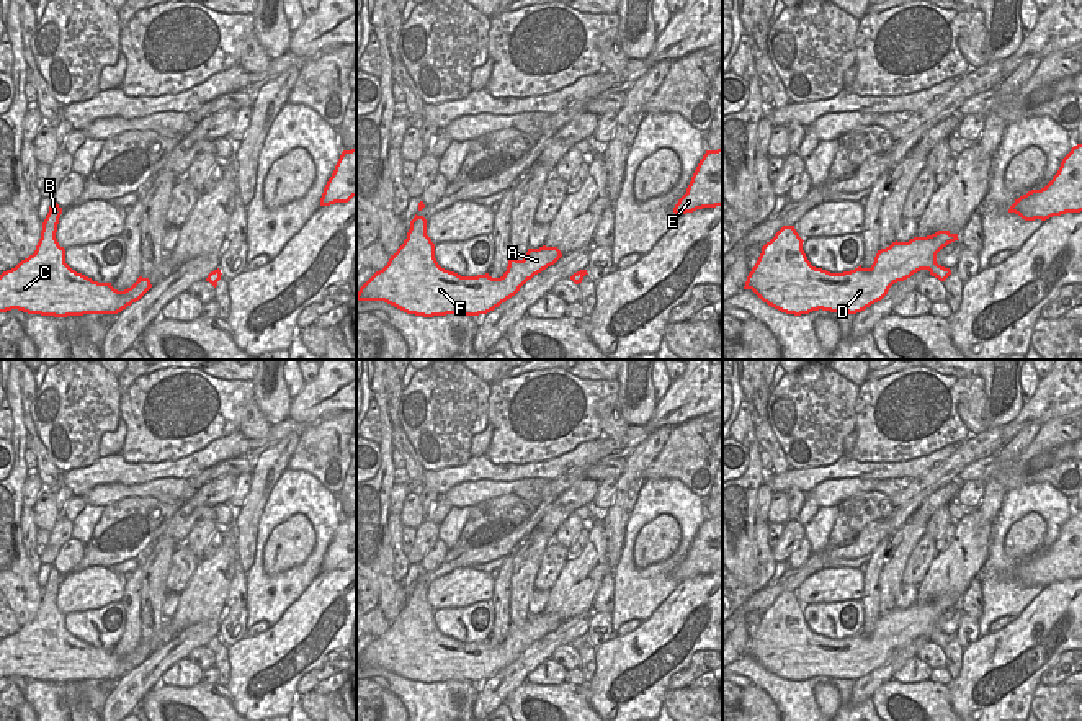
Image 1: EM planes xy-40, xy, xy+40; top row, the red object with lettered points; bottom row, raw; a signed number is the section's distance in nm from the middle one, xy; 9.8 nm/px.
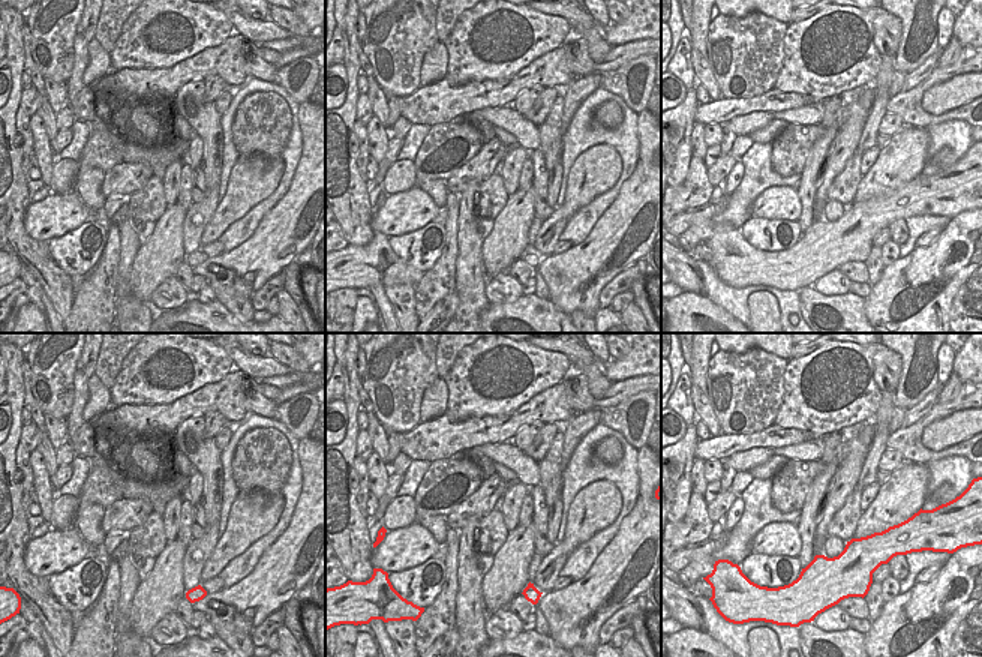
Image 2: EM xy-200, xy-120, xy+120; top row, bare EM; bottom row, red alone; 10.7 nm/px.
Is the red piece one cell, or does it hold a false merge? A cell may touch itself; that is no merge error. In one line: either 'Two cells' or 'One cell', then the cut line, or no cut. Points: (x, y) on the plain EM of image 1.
One cell. No split.

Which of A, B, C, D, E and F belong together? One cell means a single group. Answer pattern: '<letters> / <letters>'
A B C D E F

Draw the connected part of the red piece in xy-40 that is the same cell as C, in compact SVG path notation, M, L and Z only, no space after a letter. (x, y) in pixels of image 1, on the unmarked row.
M52 567L34 620L0 641L0 678L18 675L54 683L118 680L152 654L149 644L139 643L131 654L118 657L111 649L72 636L56 605L60 580L62 574Z

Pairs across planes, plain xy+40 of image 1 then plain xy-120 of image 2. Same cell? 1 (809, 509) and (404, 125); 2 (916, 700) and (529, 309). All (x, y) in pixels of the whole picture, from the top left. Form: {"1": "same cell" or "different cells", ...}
{"1": "same cell", "2": "same cell"}

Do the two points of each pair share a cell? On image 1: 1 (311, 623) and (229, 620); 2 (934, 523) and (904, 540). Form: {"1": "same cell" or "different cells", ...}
{"1": "different cells", "2": "different cells"}

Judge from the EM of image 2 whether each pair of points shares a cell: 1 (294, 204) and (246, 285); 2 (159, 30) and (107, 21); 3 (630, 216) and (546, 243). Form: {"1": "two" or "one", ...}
{"1": "one", "2": "two", "3": "two"}

